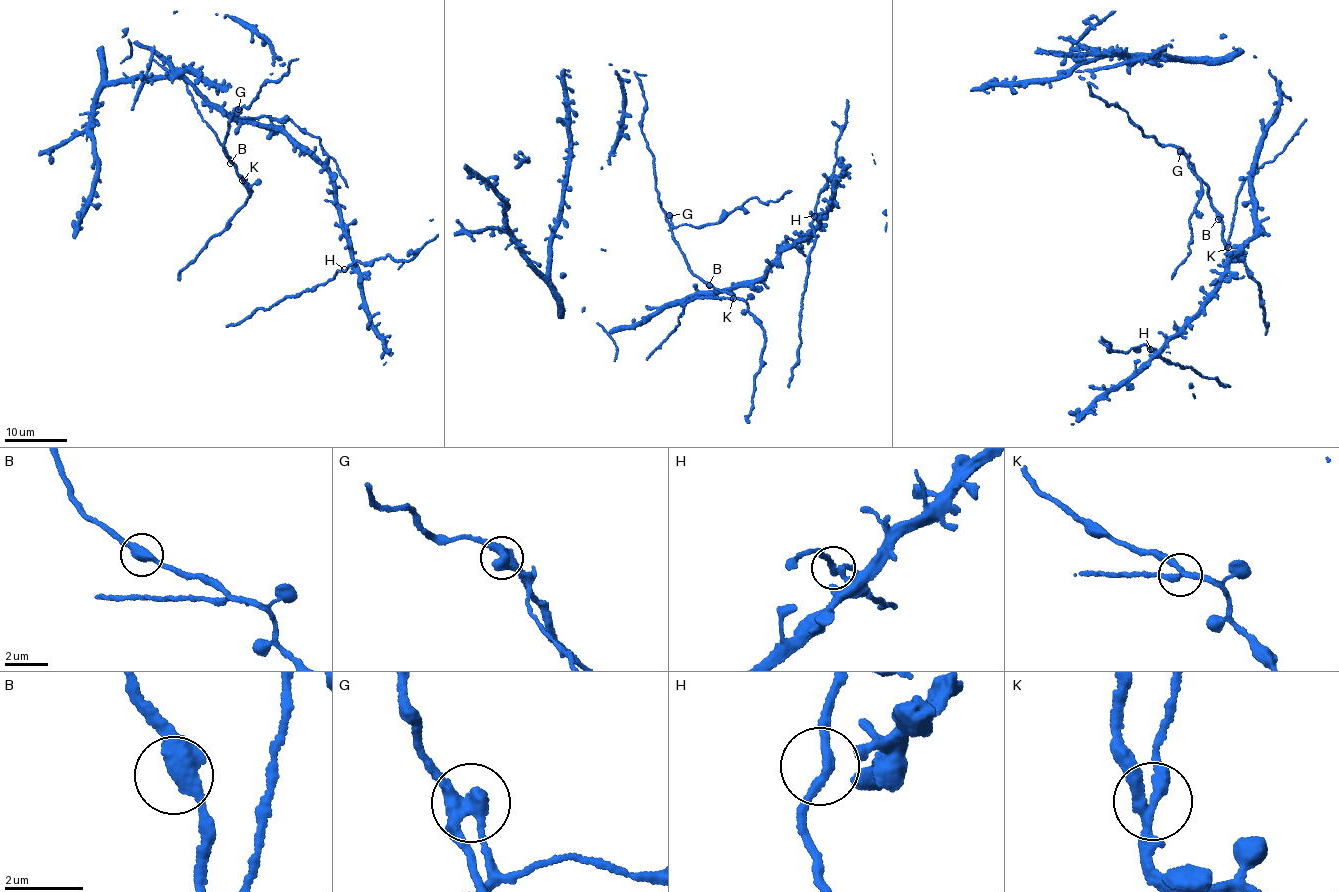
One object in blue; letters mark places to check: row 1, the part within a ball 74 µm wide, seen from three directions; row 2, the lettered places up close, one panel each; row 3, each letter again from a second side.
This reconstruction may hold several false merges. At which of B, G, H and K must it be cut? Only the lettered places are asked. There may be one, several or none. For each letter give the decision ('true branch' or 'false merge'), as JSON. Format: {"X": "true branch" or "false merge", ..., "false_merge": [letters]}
{"B": "true branch", "G": "false merge", "H": "true branch", "K": "false merge", "false_merge": ["G", "K"]}

